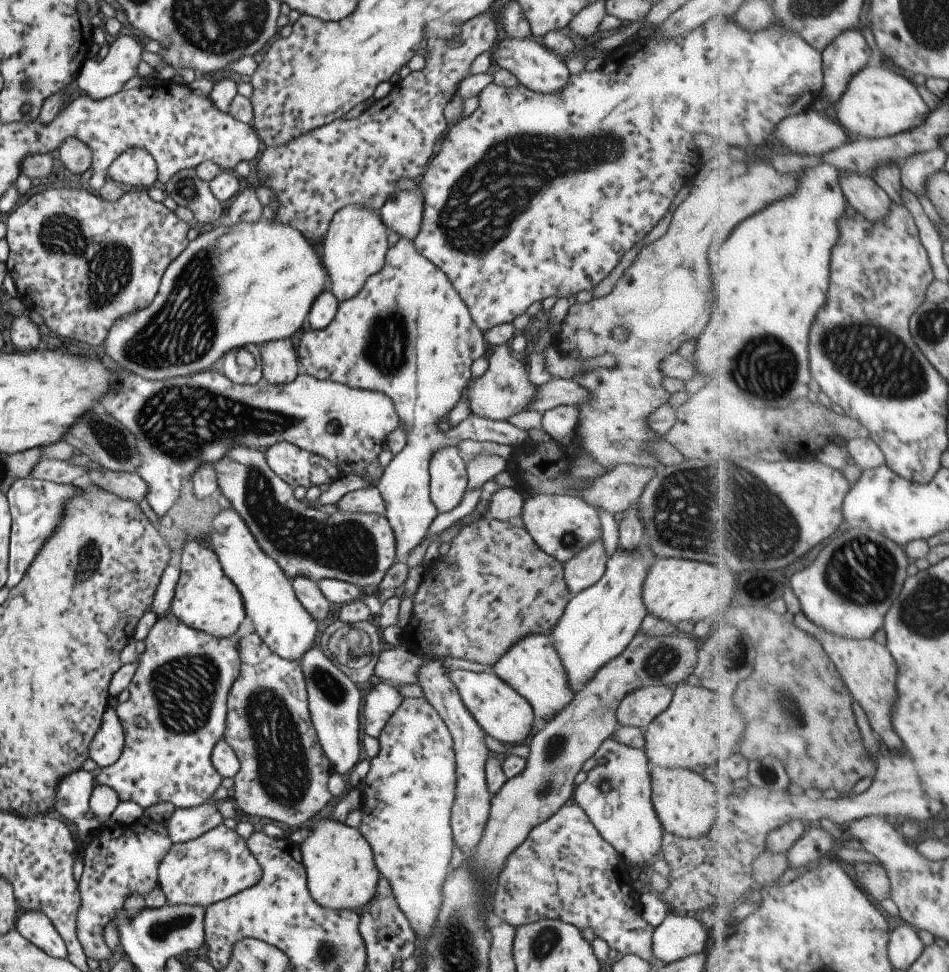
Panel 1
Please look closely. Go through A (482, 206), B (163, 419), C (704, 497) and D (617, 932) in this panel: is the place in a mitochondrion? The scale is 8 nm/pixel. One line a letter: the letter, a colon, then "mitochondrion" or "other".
A: mitochondrion
B: mitochondrion
C: mitochondrion
D: other

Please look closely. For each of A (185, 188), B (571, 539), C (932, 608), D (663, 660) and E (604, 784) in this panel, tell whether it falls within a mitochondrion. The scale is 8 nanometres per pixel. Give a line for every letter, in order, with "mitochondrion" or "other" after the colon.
A: mitochondrion
B: mitochondrion
C: mitochondrion
D: mitochondrion
E: mitochondrion

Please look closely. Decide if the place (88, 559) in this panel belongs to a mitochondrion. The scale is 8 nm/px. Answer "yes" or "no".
yes

